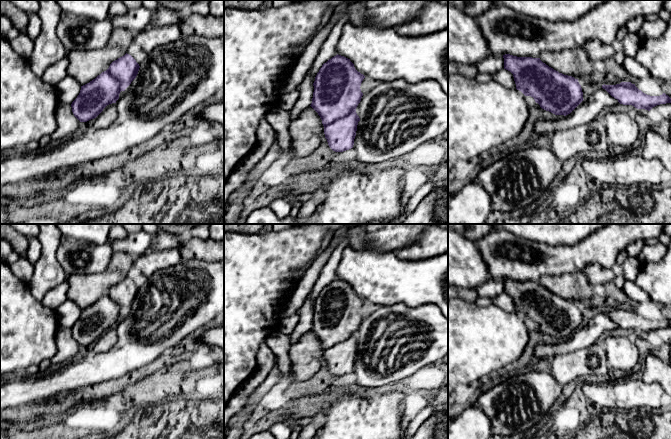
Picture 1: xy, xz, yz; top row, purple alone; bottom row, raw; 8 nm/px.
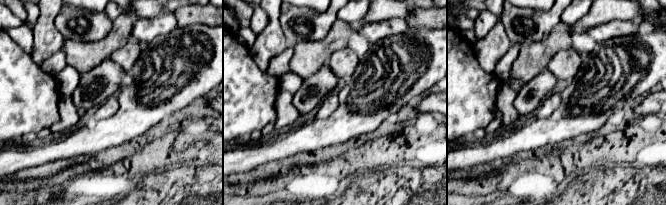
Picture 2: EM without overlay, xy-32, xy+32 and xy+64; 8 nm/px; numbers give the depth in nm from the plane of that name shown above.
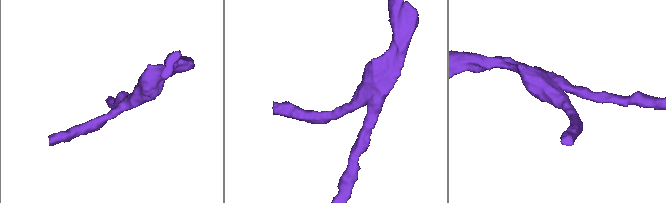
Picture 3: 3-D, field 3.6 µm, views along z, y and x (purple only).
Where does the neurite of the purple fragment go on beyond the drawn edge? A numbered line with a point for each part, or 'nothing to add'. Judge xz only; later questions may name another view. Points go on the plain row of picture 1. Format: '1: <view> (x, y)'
1: xz (307, 354)

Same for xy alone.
1: xy (84, 289)

